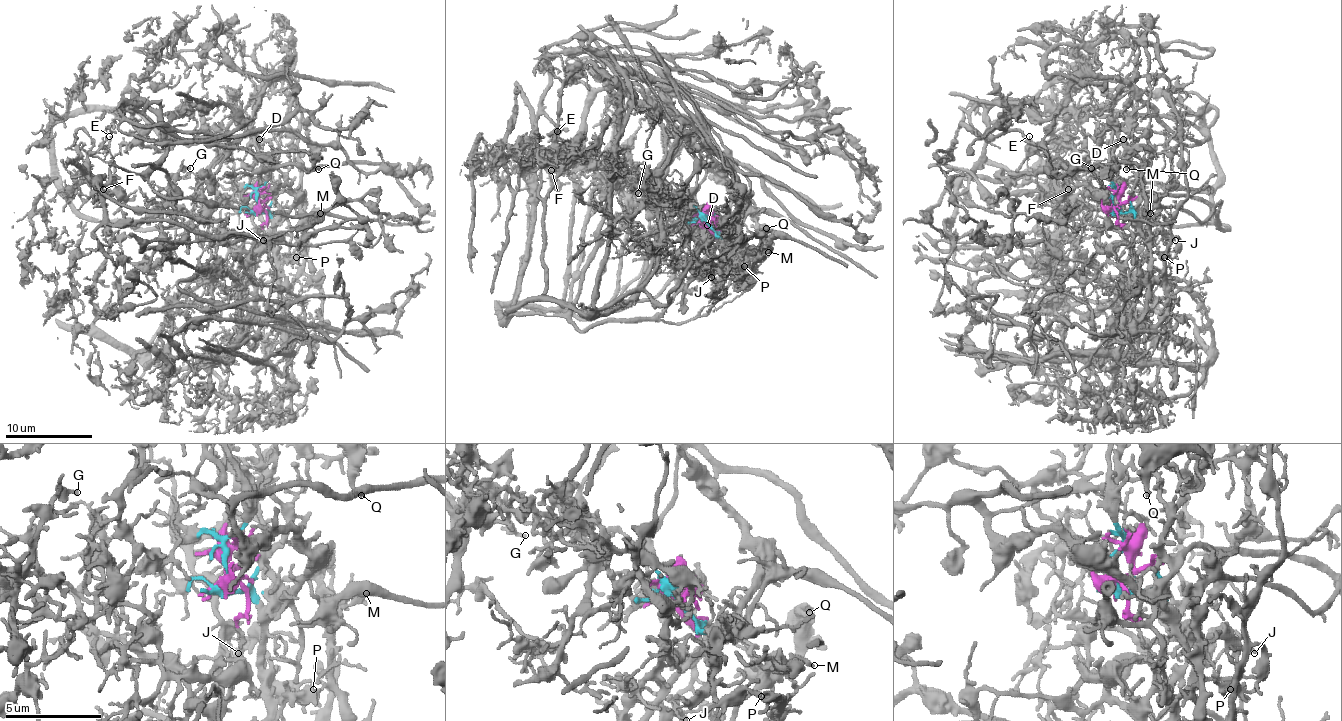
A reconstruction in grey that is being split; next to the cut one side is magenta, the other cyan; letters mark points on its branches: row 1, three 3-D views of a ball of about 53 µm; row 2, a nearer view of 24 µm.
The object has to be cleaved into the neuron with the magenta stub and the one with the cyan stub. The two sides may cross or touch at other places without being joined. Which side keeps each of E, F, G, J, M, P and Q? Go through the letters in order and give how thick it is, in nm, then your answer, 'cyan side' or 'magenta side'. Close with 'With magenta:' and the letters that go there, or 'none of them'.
E: 110 nm | magenta side
F: 140 nm | magenta side
G: 220 nm | magenta side
J: 110 nm | cyan side
M: 240 nm | magenta side
P: 120 nm | cyan side
Q: 240 nm | magenta side
With magenta: E, F, G, M, Q

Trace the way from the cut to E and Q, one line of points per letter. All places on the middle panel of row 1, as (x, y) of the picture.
E: (704, 214), (714, 249), (660, 312), (582, 329), (562, 316), (521, 314), (532, 123), (543, 114), (558, 132)
Q: (704, 214), (712, 229), (730, 236), (747, 256), (758, 253), (762, 229), (767, 227)

